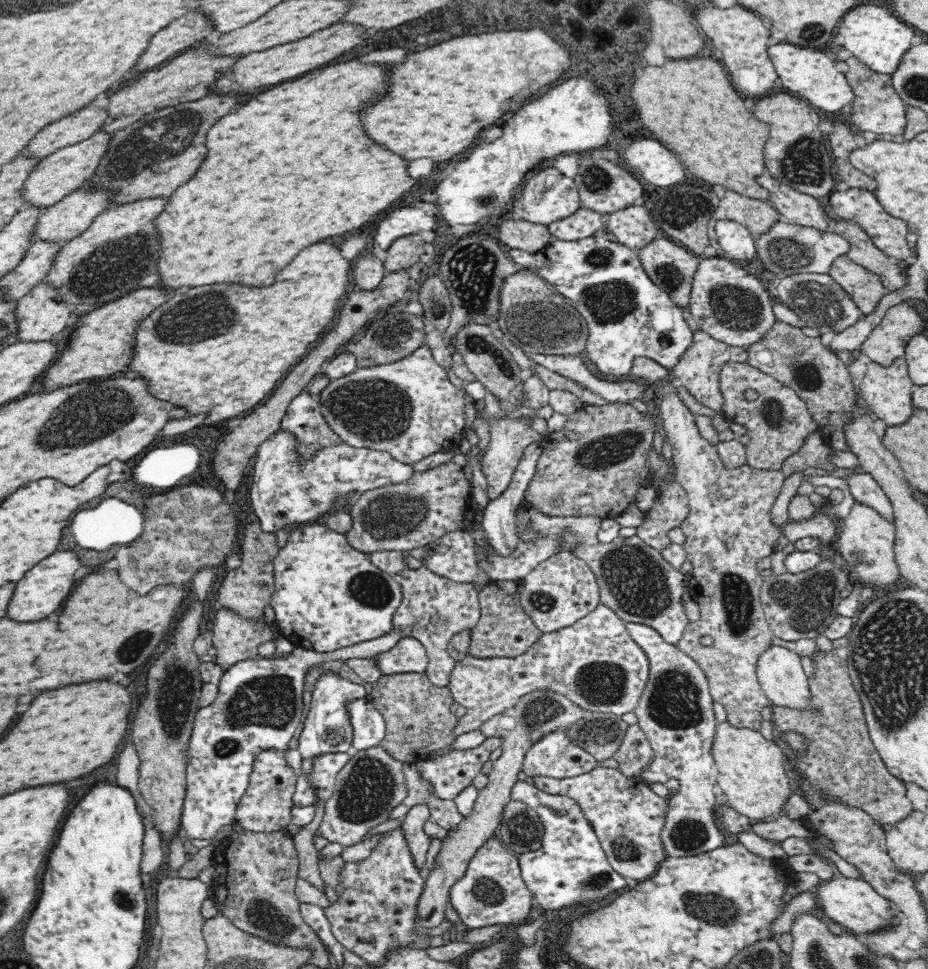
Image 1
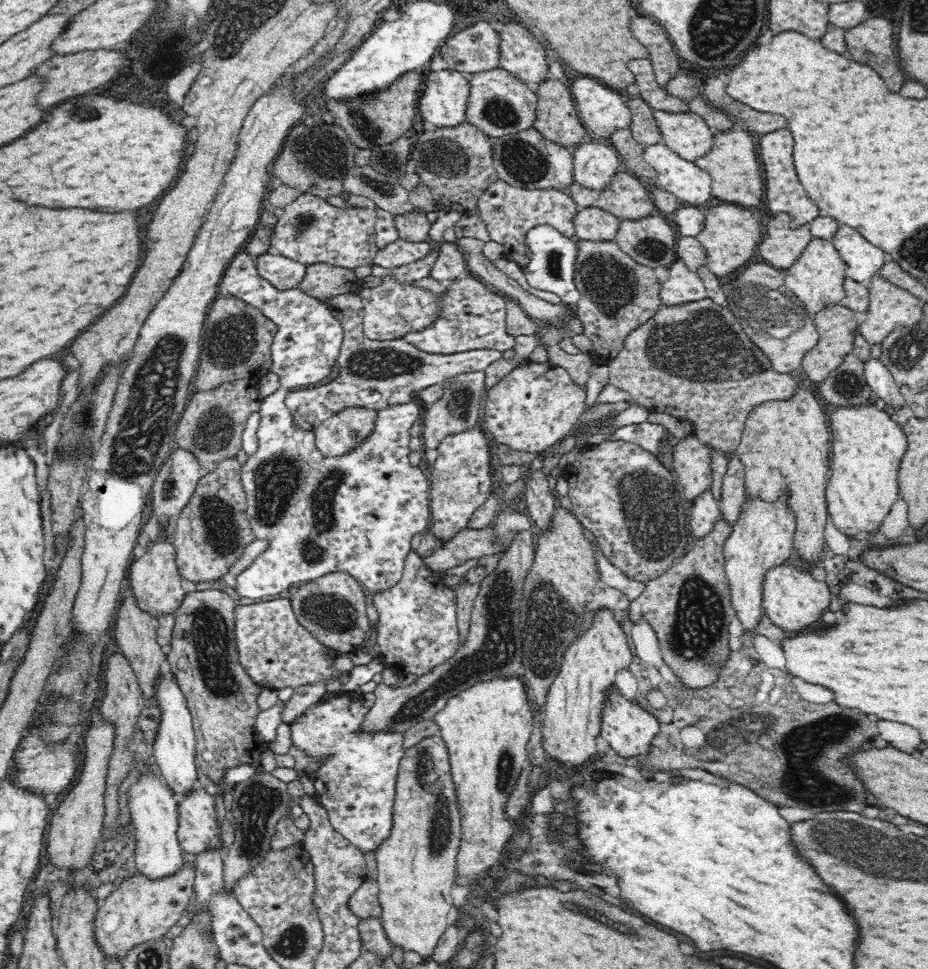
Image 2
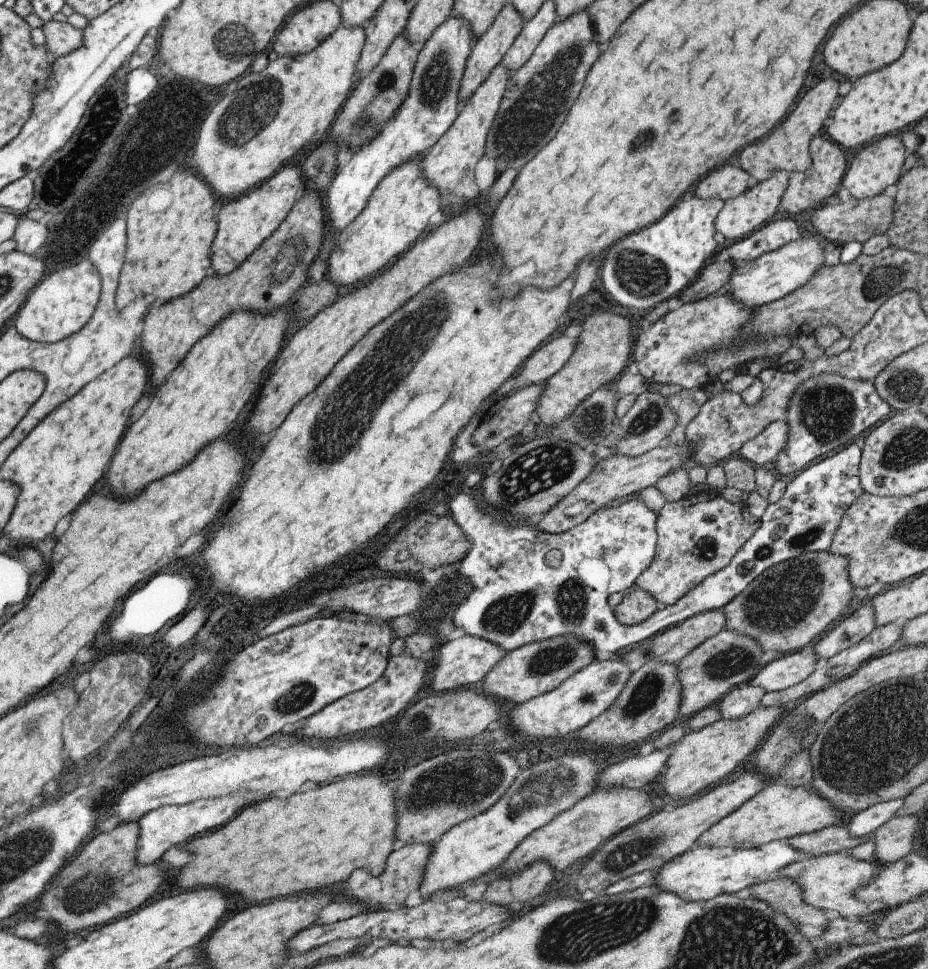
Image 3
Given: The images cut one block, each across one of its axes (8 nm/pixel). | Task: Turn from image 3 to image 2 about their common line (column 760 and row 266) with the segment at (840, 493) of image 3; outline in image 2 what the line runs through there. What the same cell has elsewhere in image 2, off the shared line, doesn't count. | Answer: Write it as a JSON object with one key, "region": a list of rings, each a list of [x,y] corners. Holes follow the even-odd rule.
{"region":[[[538,225],[532,226],[528,230],[524,245],[528,247],[526,257],[528,257],[529,262],[526,265],[516,264],[528,284],[534,289],[555,294],[560,297],[560,301],[565,306],[573,307],[574,303],[581,298],[574,283],[576,243],[552,226]]]}

